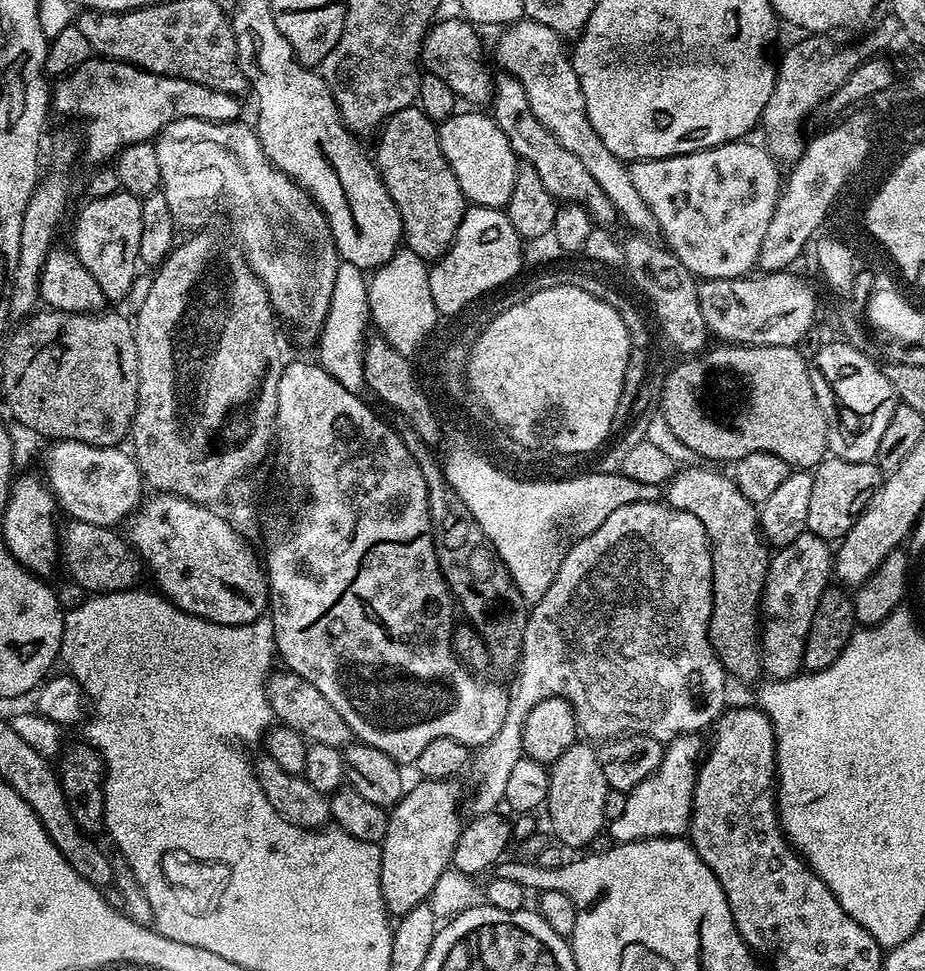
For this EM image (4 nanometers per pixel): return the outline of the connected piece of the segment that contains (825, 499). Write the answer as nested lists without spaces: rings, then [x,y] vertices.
[[[829,455],[821,464],[816,465],[812,472],[807,531],[818,534],[829,542],[843,540],[870,501],[876,497],[884,477],[885,473],[880,465],[873,461],[850,462]]]

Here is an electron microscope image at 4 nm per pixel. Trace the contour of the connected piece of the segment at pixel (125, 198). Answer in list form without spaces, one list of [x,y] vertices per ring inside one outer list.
[[[123,190],[110,194],[110,198],[89,199],[88,205],[76,220],[76,257],[94,274],[94,282],[102,286],[102,294],[109,300],[120,300],[136,280],[140,264],[138,242],[142,239],[142,200]]]

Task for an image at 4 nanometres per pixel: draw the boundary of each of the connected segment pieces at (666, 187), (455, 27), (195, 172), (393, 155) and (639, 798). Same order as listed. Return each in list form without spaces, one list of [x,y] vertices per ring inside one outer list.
[[[747,139],[737,140],[731,144],[720,144],[716,148],[705,148],[698,152],[688,152],[684,156],[667,156],[661,160],[637,160],[631,165],[632,185],[634,190],[638,190],[638,194],[642,194],[642,202],[646,202],[646,206],[650,206],[650,210],[654,214],[657,225],[664,228],[664,236],[667,247],[671,252],[681,260],[682,265],[686,266],[686,270],[692,272],[692,275],[701,281],[706,280],[735,280],[739,277],[749,275],[757,267],[756,259],[762,250],[762,237],[766,234],[766,226],[770,226],[770,218],[776,209],[776,199],[780,197],[782,191],[782,172],[778,167],[777,161],[774,159],[767,147],[756,144],[748,144]]]
[[[463,18],[457,20],[440,20],[429,27],[422,45],[422,64],[427,71],[432,72],[450,90],[454,90],[457,101],[468,106],[484,106],[491,101],[494,91],[493,73],[488,73],[486,65],[480,61],[480,40],[476,37],[477,29]]]
[[[182,118],[170,122],[160,135],[155,137],[154,143],[158,150],[158,163],[162,165],[162,178],[160,179],[160,186],[163,191],[166,202],[170,205],[170,214],[176,219],[177,225],[181,229],[192,228],[188,230],[204,230],[211,220],[216,220],[222,215],[228,219],[230,227],[236,231],[236,236],[240,239],[242,255],[245,262],[250,266],[252,273],[257,276],[264,284],[264,289],[268,291],[268,301],[272,304],[273,313],[281,321],[284,320],[288,324],[293,324],[294,327],[300,328],[296,332],[296,336],[304,344],[315,345],[319,341],[320,334],[326,322],[327,312],[330,310],[331,294],[334,291],[334,282],[337,277],[339,264],[341,262],[340,254],[336,250],[336,243],[332,241],[330,228],[328,226],[328,219],[324,217],[324,212],[312,200],[312,196],[306,191],[302,185],[297,184],[292,177],[287,176],[280,168],[276,168],[272,164],[272,160],[264,152],[262,142],[258,138],[255,127],[251,123],[244,124],[240,120],[231,120],[230,122],[212,122],[210,120],[199,120],[198,118]]]
[[[413,106],[390,117],[379,129],[379,136],[374,163],[400,215],[403,243],[407,251],[418,254],[426,262],[435,262],[452,245],[452,239],[456,237],[456,231],[466,211],[466,201],[458,186],[458,178],[454,178],[454,170],[450,170],[440,149],[437,125],[419,107]]]
[[[684,733],[665,745],[656,771],[628,793],[622,817],[609,821],[608,834],[611,834],[615,843],[678,838],[687,831],[692,818],[698,763],[704,750],[704,742],[700,739],[695,733]]]

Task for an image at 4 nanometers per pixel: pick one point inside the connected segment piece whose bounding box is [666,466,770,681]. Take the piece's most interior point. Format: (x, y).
(740, 556)

